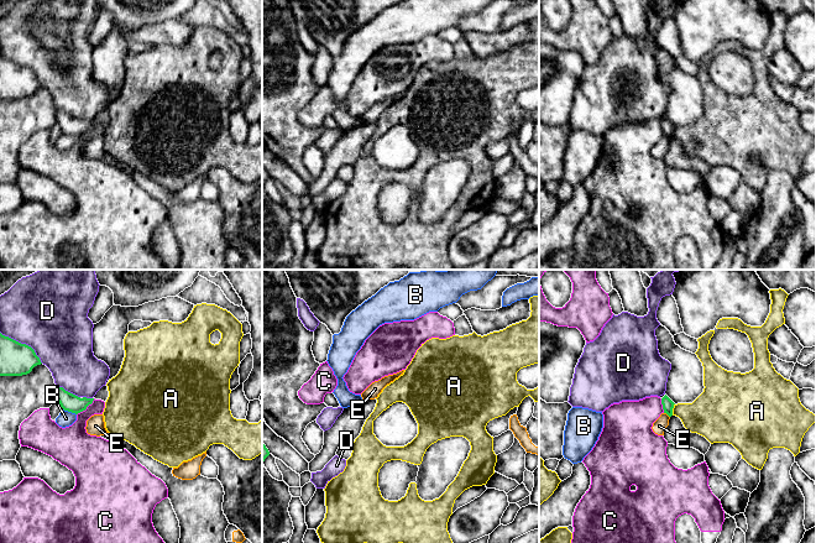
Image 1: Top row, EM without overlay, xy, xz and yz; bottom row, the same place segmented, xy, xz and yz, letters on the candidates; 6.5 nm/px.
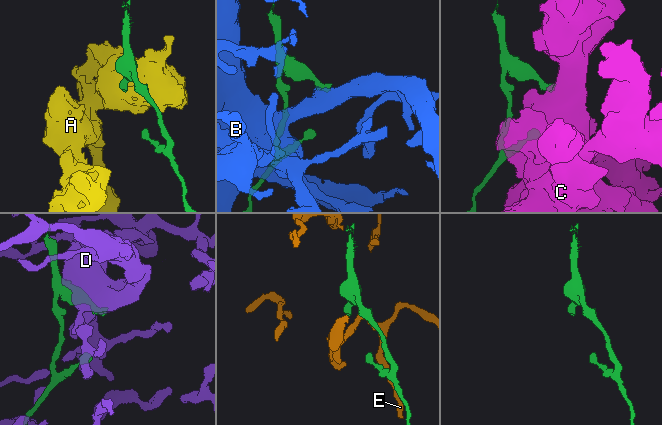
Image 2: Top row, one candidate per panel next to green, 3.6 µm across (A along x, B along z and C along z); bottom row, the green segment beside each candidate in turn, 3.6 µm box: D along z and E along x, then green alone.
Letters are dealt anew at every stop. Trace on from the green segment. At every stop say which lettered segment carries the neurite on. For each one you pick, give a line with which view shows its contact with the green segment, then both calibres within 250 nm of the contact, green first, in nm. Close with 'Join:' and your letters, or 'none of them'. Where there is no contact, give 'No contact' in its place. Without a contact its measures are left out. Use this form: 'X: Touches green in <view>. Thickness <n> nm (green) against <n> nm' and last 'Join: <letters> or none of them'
Join: none of them

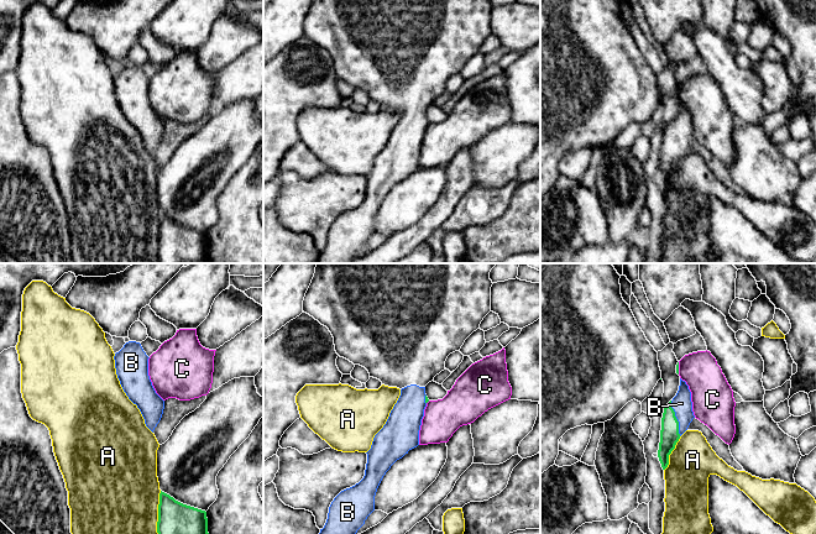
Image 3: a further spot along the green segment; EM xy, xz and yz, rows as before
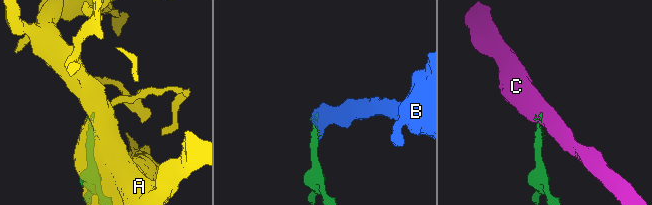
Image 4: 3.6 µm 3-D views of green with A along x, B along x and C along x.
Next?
B: Touches green in yz. Thickness 130 nm (green) against 130 nm
Join: B

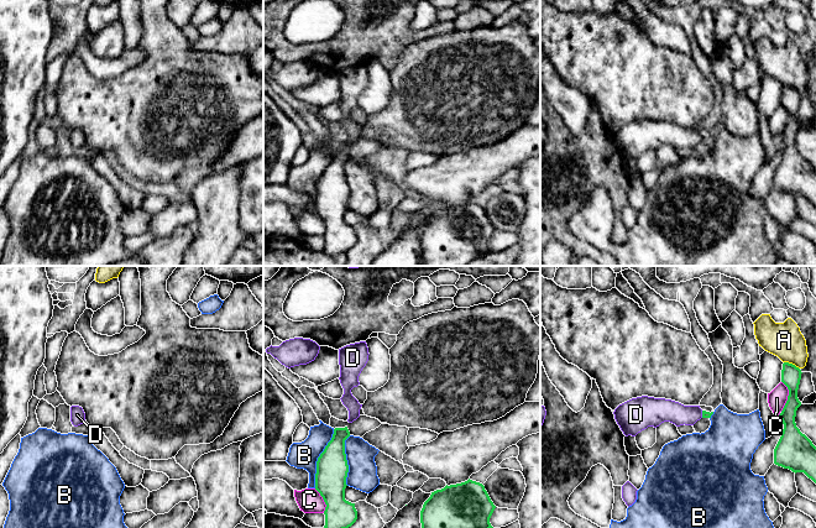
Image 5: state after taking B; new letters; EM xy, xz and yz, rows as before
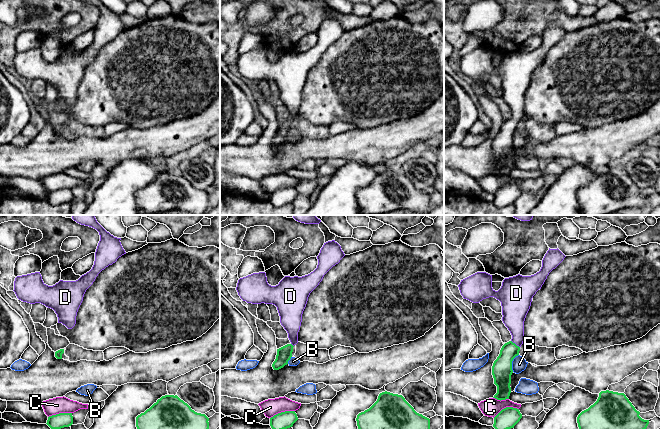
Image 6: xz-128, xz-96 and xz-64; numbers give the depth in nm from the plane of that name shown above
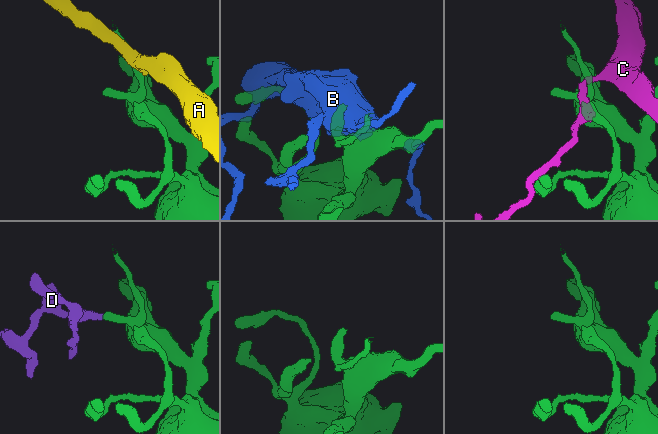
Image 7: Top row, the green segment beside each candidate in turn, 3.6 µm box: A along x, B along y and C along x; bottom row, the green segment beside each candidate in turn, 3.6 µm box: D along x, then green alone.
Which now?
D: Touches green in yz. Thickness 50 nm (green) against 140 nm
Join: D

